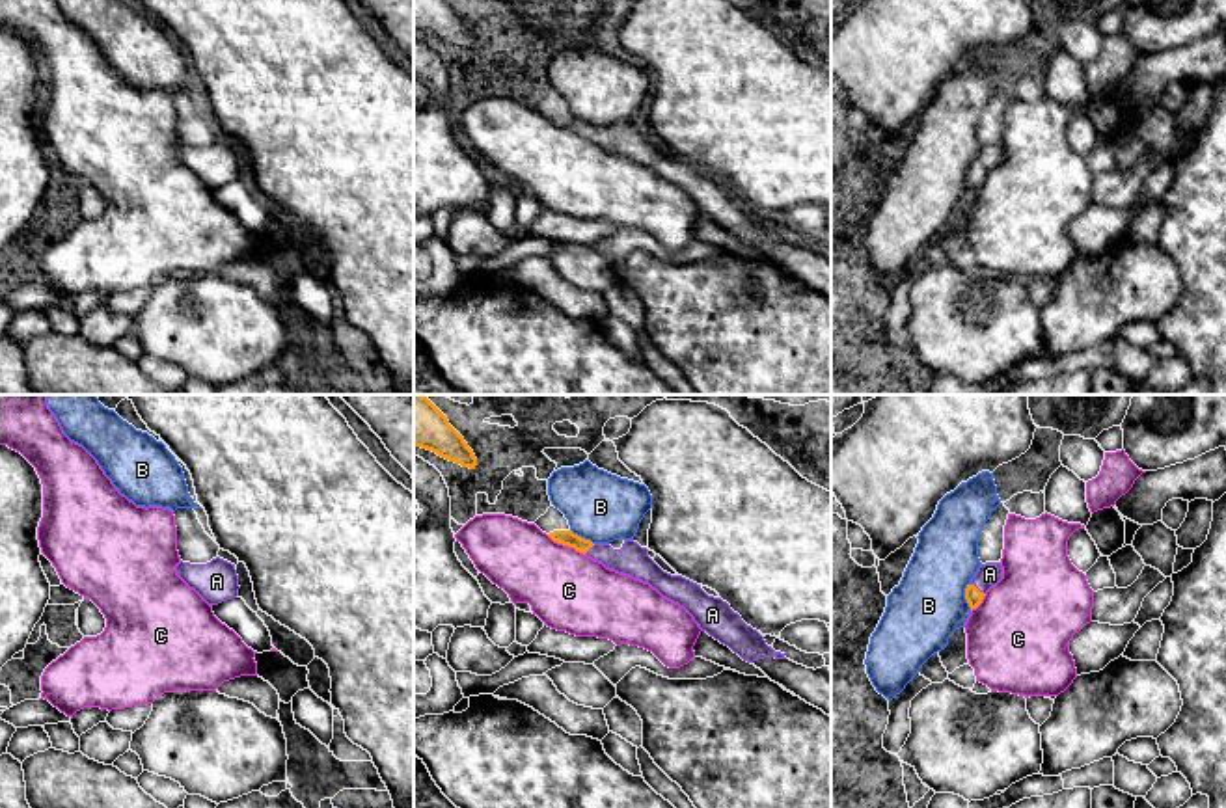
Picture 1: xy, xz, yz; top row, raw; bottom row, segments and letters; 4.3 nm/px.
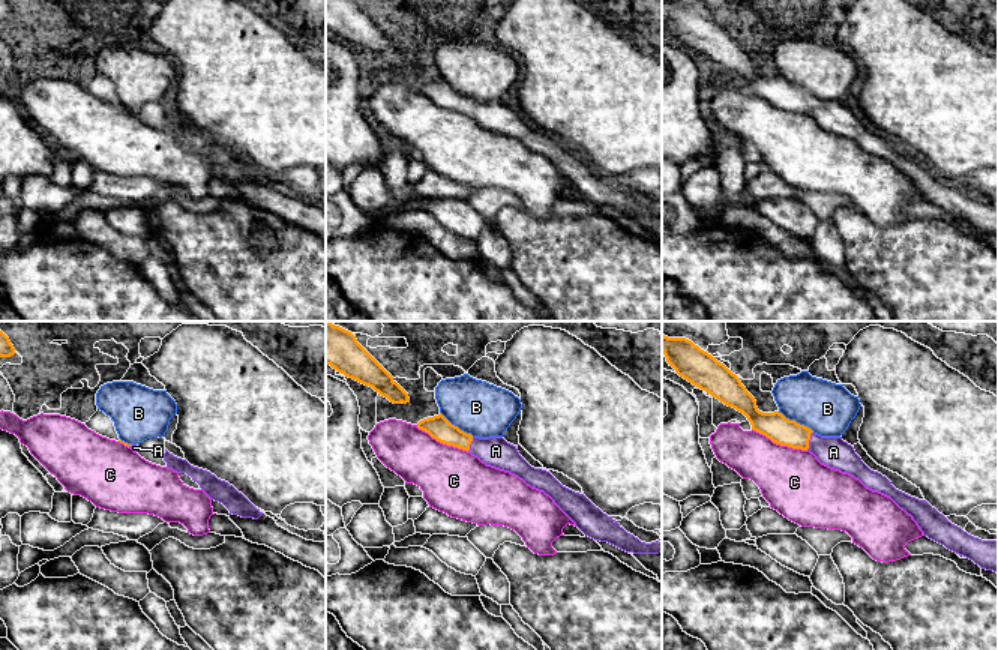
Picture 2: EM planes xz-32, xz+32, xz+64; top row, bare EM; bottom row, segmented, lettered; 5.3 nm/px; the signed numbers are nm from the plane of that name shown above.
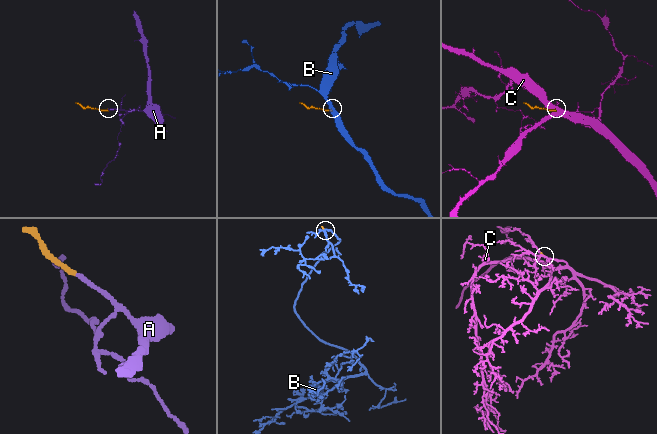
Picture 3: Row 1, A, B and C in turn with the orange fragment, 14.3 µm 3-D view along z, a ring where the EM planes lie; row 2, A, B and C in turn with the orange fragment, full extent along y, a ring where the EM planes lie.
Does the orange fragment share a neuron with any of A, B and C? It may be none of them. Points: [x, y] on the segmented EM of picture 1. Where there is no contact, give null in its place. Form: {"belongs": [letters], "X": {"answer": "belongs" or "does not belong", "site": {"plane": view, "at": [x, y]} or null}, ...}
{"belongs": ["A"], "A": {"answer": "belongs", "site": {"plane": "yz", "at": [977, 589]}}, "B": {"answer": "does not belong", "site": {"plane": "yz", "at": [966, 596]}}, "C": {"answer": "does not belong", "site": {"plane": "xz", "at": [565, 544]}}}

